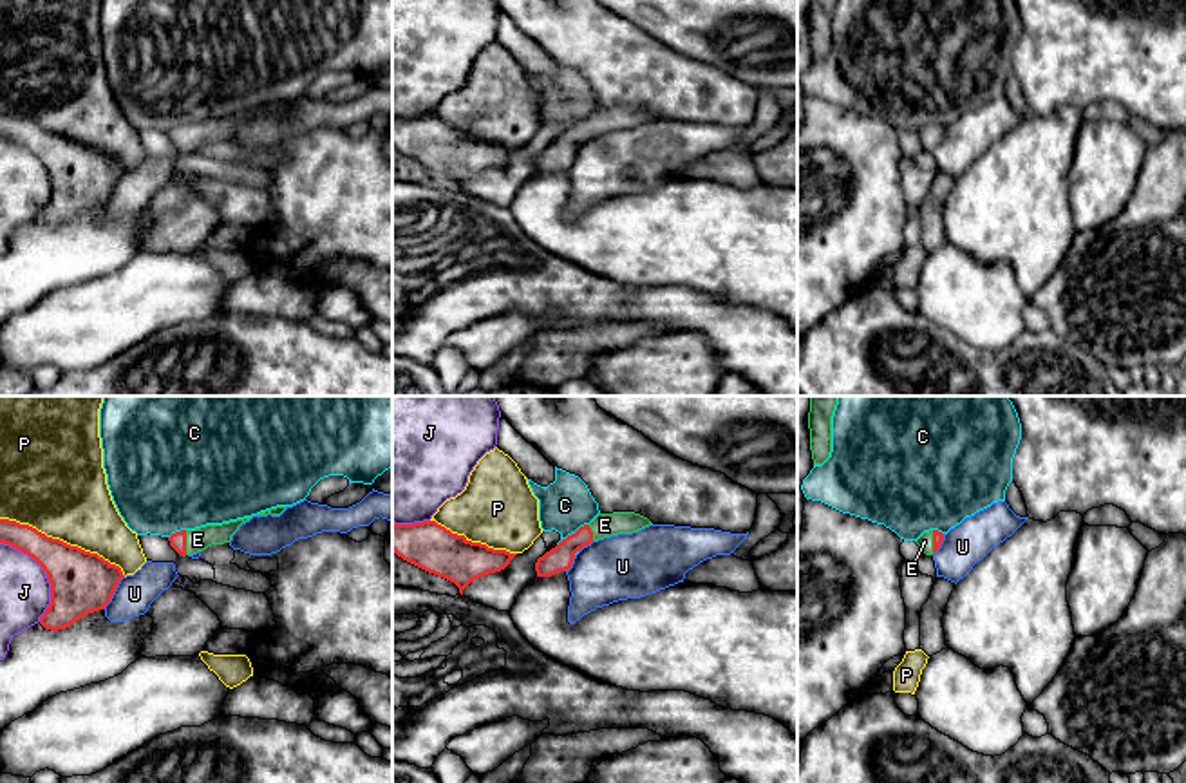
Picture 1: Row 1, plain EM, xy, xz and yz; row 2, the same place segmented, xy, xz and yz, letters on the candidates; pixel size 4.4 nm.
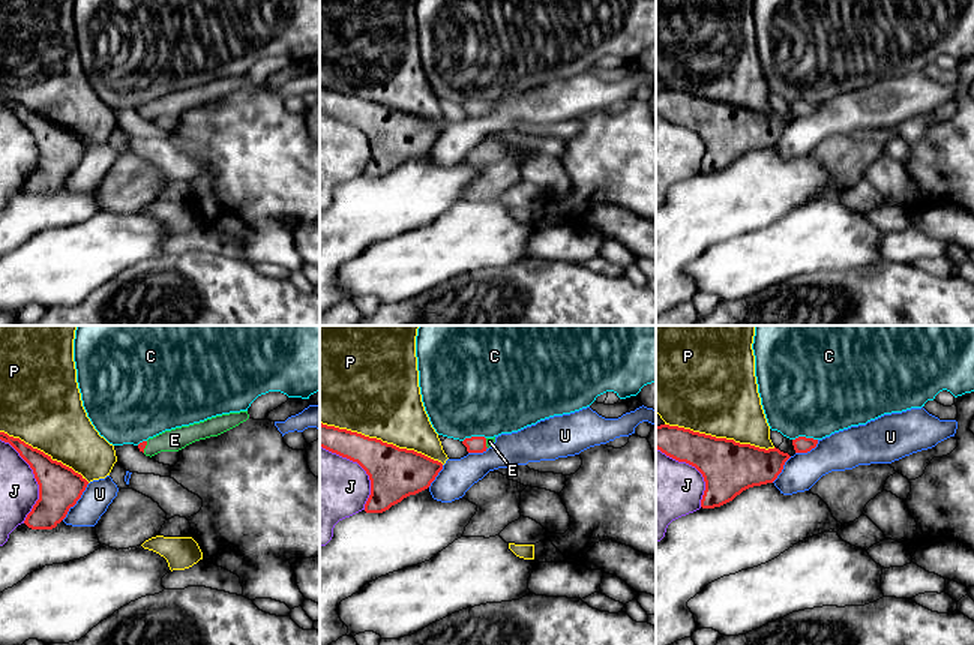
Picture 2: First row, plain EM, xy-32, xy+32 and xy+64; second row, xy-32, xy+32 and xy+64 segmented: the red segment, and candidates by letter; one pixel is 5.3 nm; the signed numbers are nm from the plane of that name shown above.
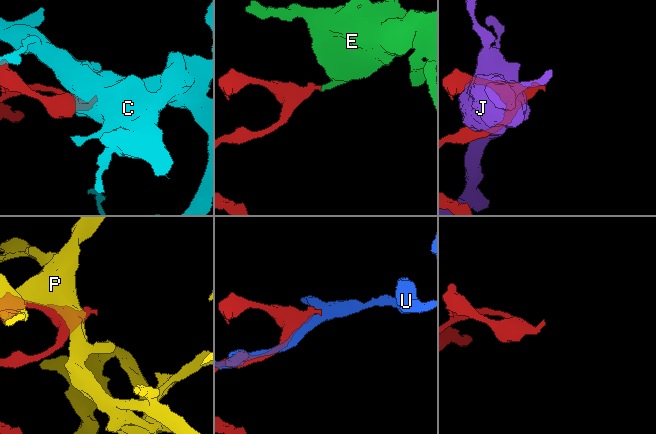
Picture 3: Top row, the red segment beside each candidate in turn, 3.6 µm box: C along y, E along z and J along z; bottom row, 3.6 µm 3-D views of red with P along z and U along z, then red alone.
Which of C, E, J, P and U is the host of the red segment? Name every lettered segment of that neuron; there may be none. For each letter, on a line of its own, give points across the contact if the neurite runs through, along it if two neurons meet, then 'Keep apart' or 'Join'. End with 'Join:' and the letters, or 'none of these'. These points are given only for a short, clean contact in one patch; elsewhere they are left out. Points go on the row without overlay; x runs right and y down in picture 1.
C: Boundary: xz (588, 118), (557, 140). Keep apart
E: Path across: xy (178, 136), (185, 138), (197, 134). Join
J: Keep apart
P: Keep apart
U: Keep apart
Join: E

